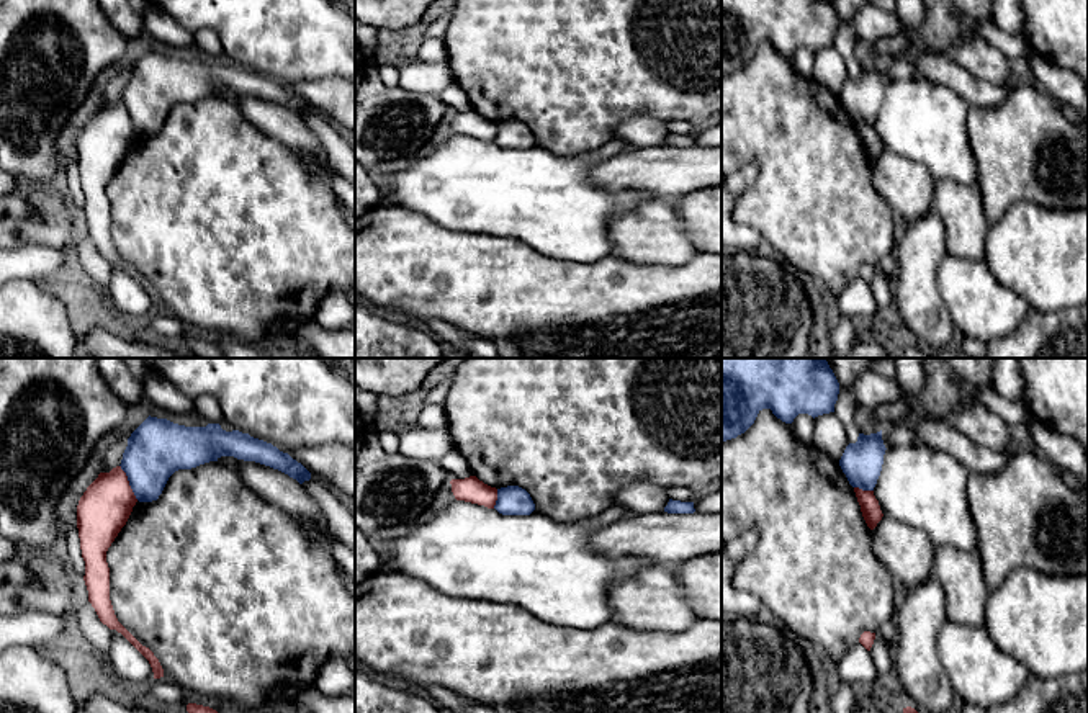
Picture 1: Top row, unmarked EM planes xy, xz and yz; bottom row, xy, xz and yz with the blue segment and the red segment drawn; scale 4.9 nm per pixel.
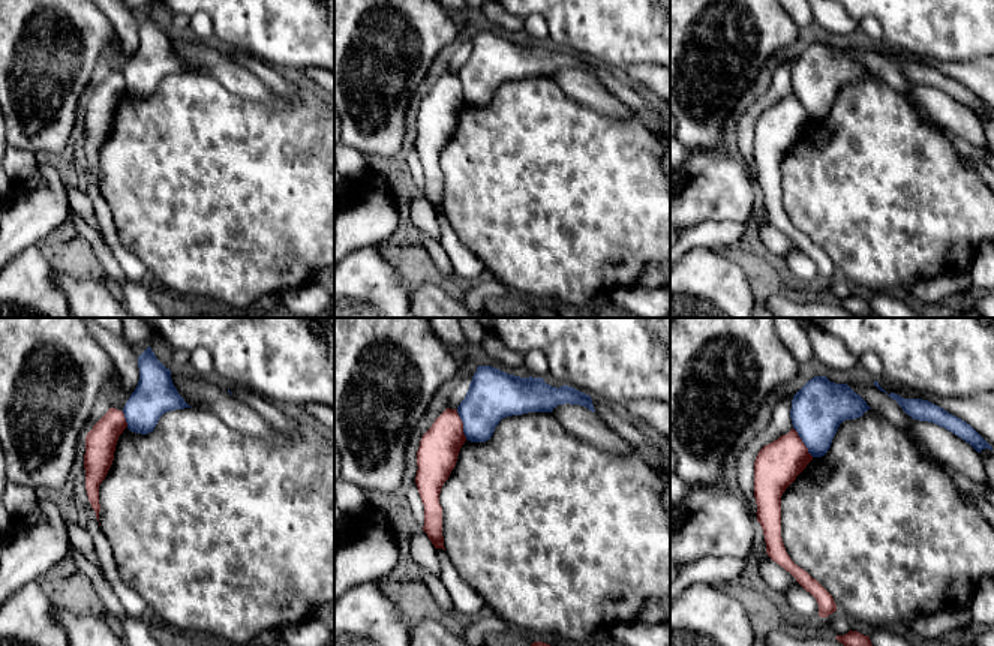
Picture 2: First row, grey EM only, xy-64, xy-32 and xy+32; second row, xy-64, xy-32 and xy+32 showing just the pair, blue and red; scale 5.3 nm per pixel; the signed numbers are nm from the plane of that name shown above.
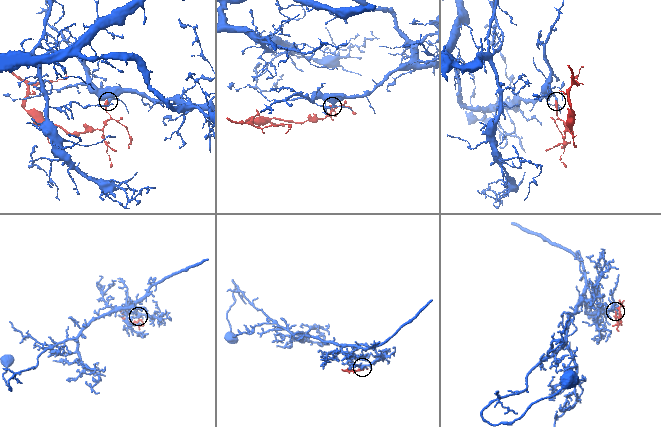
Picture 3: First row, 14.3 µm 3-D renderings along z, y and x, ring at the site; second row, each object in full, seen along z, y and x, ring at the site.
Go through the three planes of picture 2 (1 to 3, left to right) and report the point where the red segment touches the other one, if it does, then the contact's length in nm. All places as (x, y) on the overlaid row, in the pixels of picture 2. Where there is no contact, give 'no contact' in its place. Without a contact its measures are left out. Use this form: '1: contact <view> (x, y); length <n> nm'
1: contact xy-64 (125, 417); length 90 nm
2: contact xy-32 (464, 424); length 170 nm
3: contact xy+32 (802, 441); length 190 nm

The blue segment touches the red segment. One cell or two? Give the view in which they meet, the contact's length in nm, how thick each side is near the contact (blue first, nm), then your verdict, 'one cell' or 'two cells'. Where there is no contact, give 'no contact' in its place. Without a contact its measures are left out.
meets blue in xy; contact 200 nm long; 280 nm thick on the blue side, 260 nm on the other; two cells

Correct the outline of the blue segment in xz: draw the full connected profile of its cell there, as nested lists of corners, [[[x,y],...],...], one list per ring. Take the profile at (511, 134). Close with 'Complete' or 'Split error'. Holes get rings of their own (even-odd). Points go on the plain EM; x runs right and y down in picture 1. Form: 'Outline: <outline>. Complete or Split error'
Outline: [[[507,119],[497,123],[494,142],[502,149],[530,149],[535,144],[535,137],[525,123]]]. Complete

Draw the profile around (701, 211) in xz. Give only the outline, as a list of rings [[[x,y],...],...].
[[[722,186],[690,191],[671,203],[697,250],[722,253]]]

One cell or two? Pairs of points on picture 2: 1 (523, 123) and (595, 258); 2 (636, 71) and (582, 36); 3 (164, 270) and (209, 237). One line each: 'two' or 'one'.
1: one
2: two
3: one

